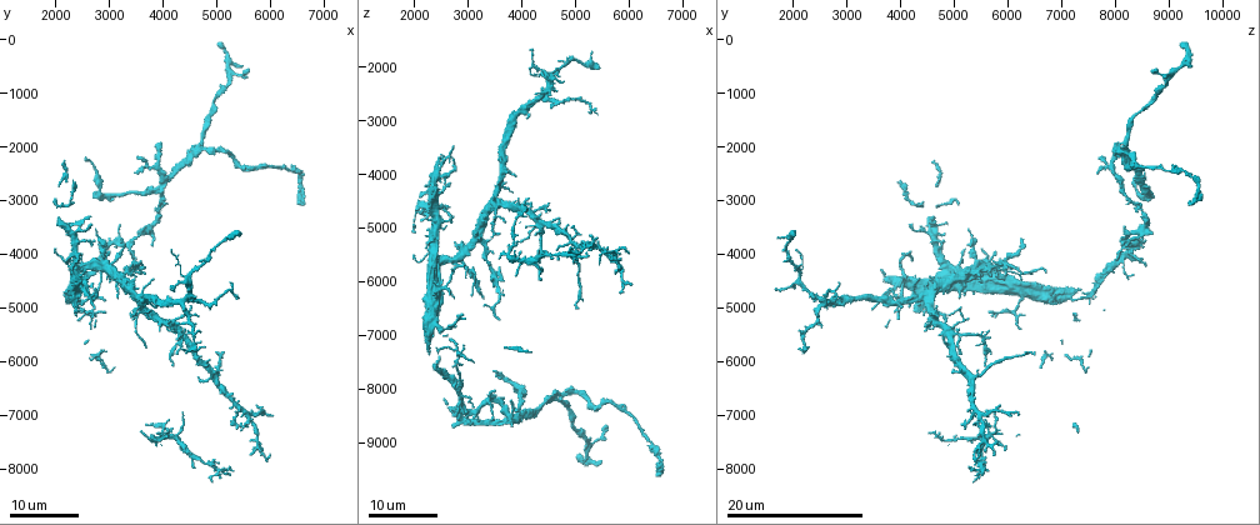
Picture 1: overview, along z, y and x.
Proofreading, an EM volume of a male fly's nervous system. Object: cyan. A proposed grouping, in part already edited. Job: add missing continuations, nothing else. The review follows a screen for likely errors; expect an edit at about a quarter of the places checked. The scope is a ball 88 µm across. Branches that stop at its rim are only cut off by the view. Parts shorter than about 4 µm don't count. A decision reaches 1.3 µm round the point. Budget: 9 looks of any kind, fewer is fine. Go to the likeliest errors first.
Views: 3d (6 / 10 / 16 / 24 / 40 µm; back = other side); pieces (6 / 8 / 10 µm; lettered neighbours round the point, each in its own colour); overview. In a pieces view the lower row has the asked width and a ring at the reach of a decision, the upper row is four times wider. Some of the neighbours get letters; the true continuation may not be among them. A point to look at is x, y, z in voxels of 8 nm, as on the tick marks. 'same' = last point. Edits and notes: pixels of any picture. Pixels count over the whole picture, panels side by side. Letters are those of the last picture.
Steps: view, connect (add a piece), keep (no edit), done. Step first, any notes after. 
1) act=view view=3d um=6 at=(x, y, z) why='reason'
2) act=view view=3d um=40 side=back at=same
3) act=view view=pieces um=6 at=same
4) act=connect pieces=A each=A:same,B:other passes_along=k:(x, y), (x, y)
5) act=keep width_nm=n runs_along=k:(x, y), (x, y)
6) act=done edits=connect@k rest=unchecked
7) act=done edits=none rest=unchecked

act=view view=3d um=16 at=(5300, 4550, 2900) why='an open end'

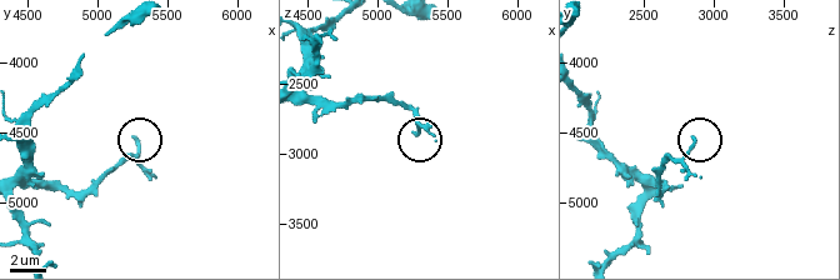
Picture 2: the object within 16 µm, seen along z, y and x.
act=view view=pieces um=6 at=(5260, 4540, 2860)

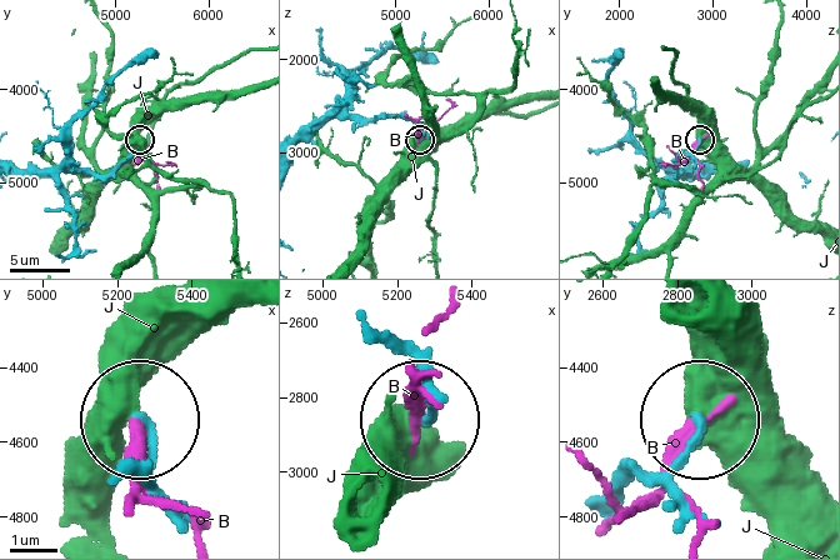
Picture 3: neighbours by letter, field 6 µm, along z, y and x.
act=keep each=B:other,J:other found='no lettered piece goes on from it'

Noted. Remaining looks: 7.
act=view view=3d um=24 at=(2750, 5150, 6300) why='free end'

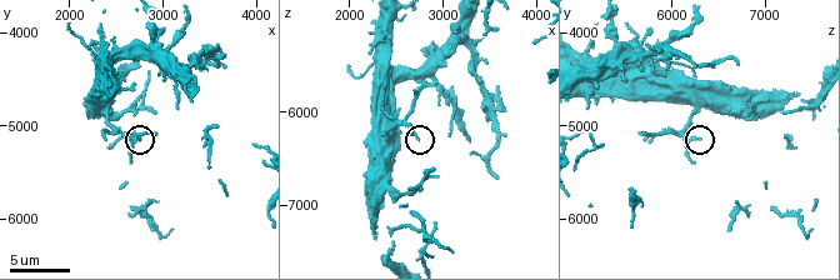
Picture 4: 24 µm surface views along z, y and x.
act=view view=pieces um=10 at=(2750, 5150, 6250)

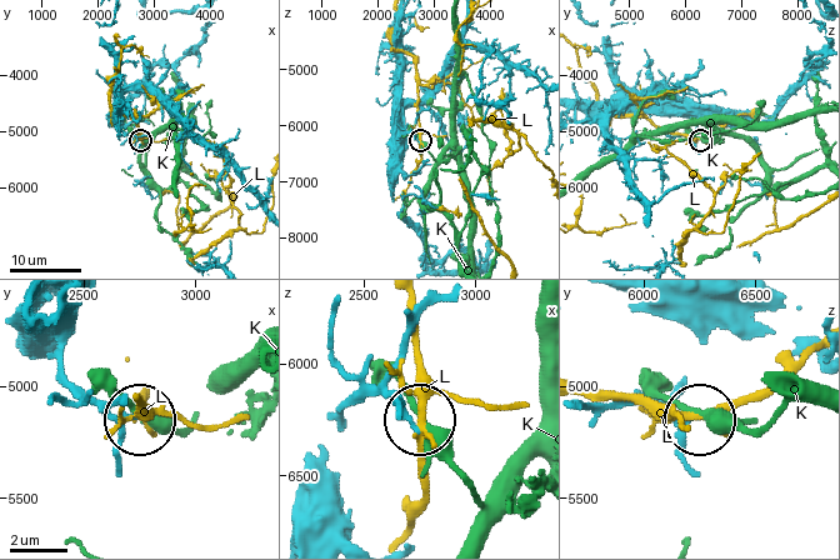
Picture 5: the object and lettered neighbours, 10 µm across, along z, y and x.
act=keep each=K:other,L:other found='no lettered piece goes on from it'

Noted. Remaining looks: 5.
act=view view=3d um=16 at=(5450, 500, 9350) why='branch stops here'

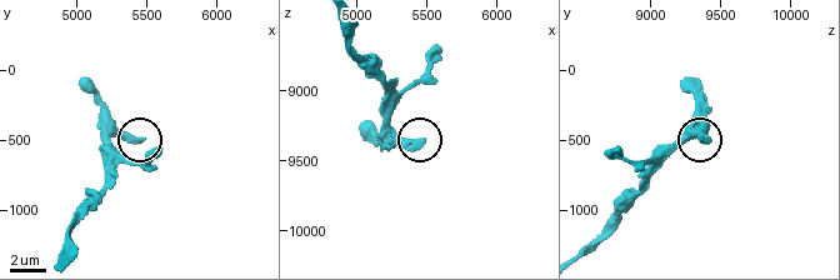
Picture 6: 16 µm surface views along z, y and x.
act=view view=pieces um=8 at=(5480, 500, 9380) why='see the neighbours'

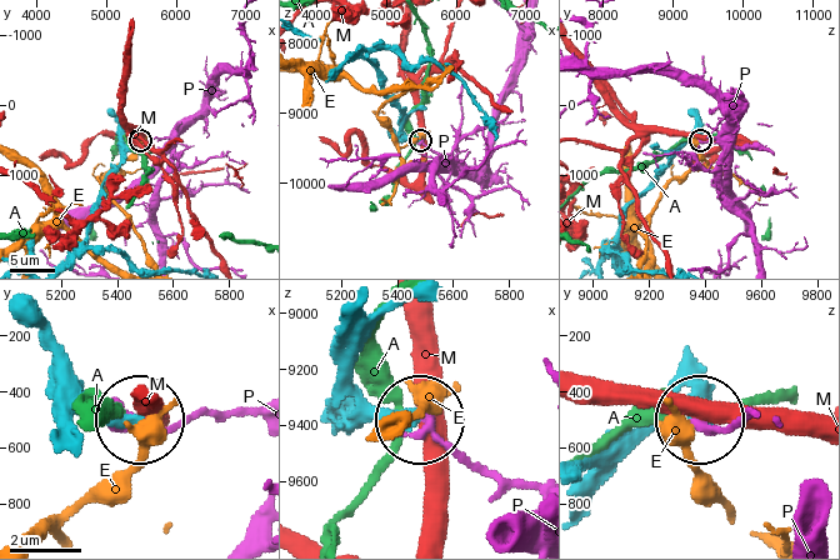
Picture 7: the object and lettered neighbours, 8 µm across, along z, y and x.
act=keep width_nm=330 each=A:other,E:other,M:other,P:other found='none of them fits'

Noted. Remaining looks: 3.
act=view view=3d um=24 at=(5450, 7250, 5700) why='tapers out'

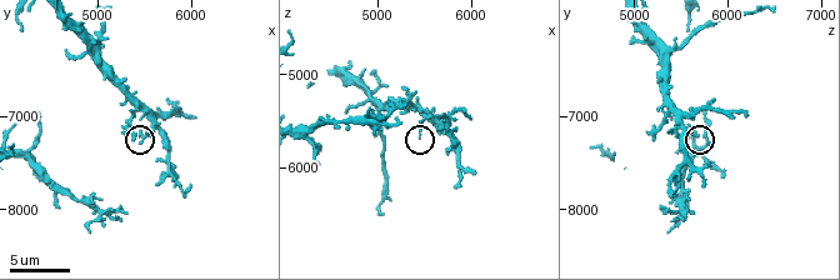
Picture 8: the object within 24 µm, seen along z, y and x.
act=view view=pieces um=10 at=(5450, 7200, 5650)

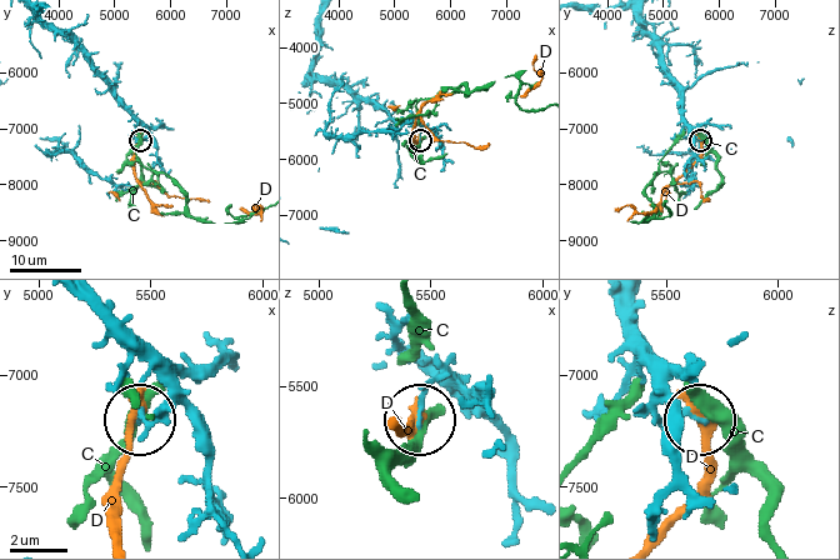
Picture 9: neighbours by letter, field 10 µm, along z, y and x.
act=keep width_nm=160 each=C:other,D:other runs_along=9:(654, 44), (659, 64), (674, 80), (688, 136), (699, 139) found='no lettered piece goes on from it'

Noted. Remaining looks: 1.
act=done edits=none rest=unchecked

